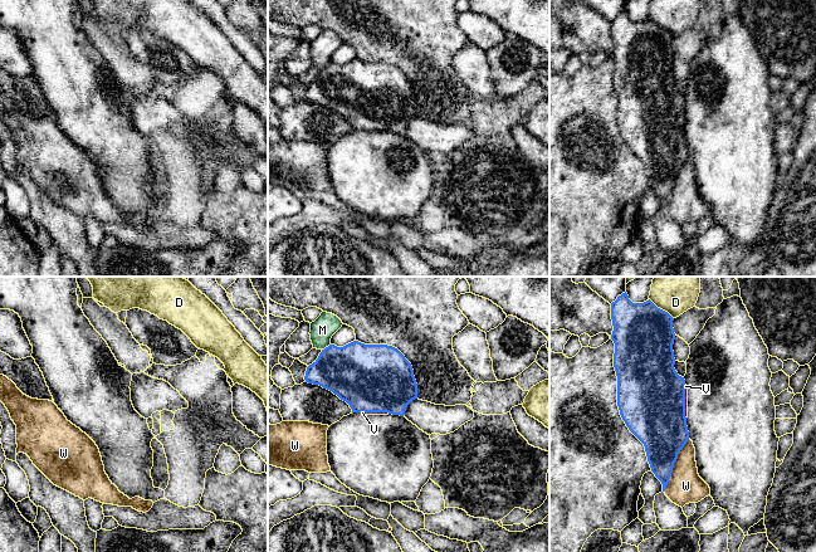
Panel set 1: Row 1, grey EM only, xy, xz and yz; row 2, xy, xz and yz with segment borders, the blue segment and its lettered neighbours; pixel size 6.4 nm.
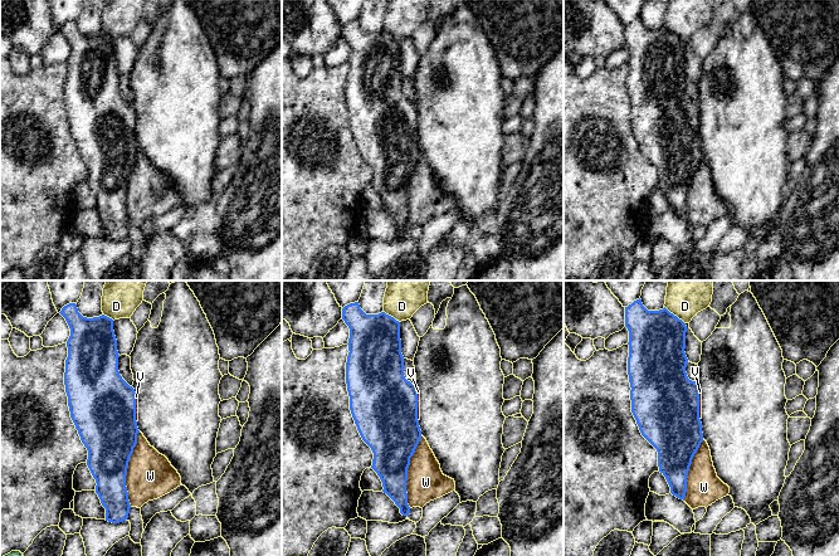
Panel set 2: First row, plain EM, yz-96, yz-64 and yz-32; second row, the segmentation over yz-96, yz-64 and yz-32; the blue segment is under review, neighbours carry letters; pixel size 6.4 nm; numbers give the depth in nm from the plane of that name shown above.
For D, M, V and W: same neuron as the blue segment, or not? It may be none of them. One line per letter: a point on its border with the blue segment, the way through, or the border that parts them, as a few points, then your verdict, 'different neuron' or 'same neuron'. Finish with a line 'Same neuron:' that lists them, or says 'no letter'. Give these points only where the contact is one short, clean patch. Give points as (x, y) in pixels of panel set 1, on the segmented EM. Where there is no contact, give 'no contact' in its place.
D: yz (661, 309) | different neuron
M: xz (326, 347) | different neuron
V: yz (684, 401) | different neuron
W: yz (673, 465) | different neuron
Same neuron: no letter

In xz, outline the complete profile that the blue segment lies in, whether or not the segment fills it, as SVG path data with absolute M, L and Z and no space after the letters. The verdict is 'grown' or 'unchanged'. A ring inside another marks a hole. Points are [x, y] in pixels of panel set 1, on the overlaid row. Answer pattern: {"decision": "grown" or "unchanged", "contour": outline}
{"decision": "unchanged", "contour": "M353 341L343 347L329 345L307 367L306 382L319 385L346 401L352 412L389 412L404 416L407 405L417 399L417 384L411 363L395 347Z"}

